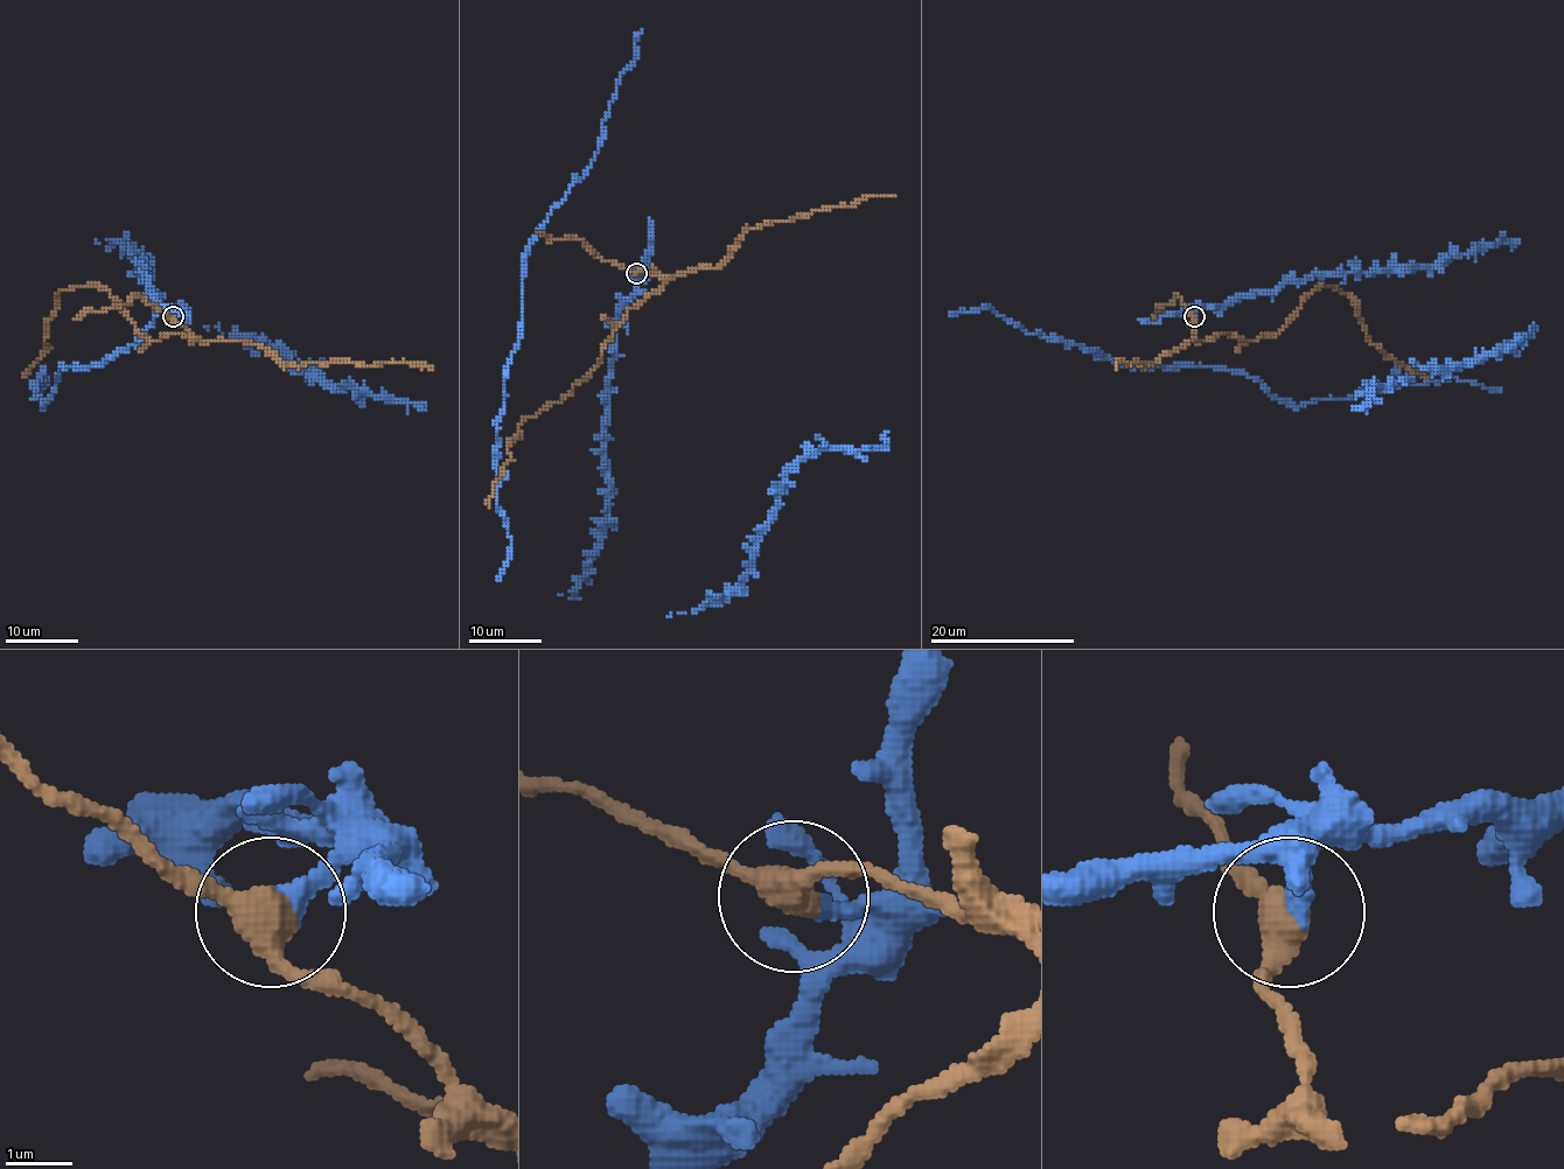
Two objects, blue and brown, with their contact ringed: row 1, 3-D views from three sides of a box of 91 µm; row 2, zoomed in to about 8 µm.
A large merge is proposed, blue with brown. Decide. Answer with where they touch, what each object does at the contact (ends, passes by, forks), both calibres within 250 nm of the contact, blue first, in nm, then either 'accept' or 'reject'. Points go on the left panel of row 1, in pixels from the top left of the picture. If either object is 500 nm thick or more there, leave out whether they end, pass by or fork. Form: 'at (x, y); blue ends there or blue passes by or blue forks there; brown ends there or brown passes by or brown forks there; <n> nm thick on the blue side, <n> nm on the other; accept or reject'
at (173, 316); blue ends there; brown passes by; 340 nm thick on the blue side, 440 nm on the other; reject

